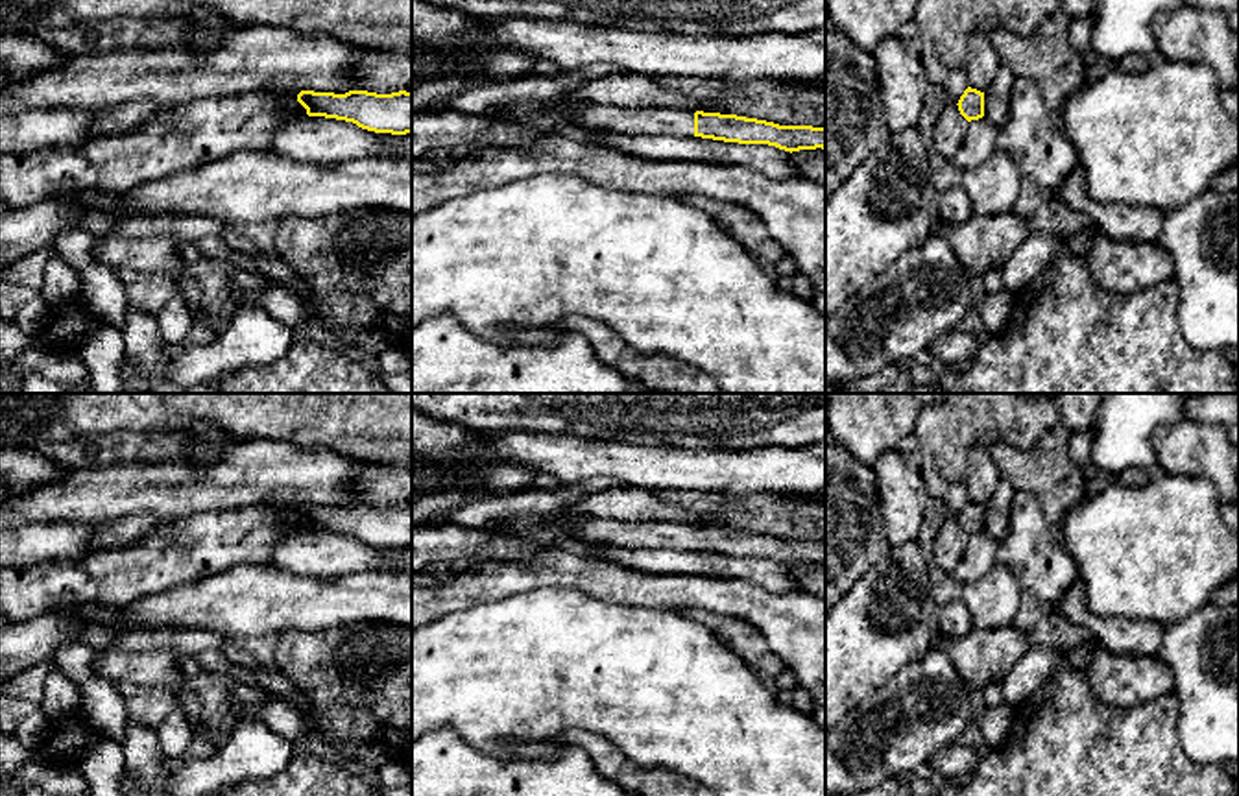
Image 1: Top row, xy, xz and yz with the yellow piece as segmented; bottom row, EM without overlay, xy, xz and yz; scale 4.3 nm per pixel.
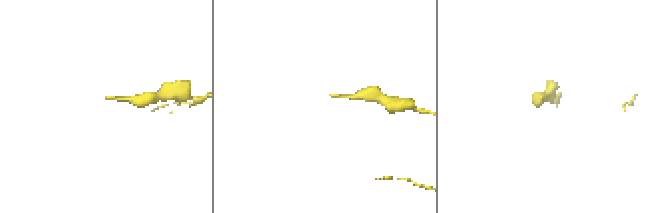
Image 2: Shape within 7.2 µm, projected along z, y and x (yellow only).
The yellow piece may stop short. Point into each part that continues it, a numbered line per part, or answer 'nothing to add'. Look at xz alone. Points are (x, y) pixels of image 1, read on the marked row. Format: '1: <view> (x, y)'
1: xz (634, 120)

